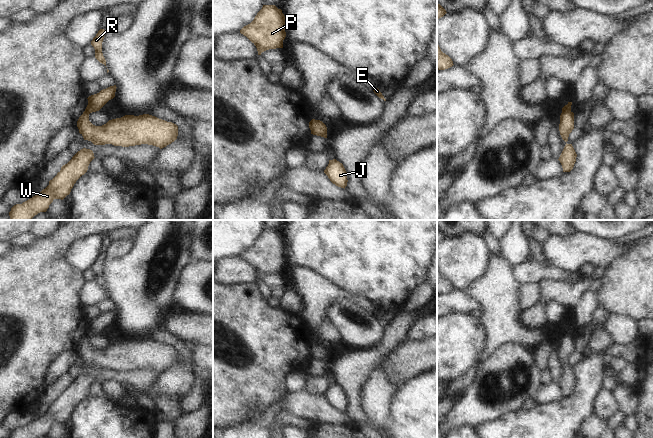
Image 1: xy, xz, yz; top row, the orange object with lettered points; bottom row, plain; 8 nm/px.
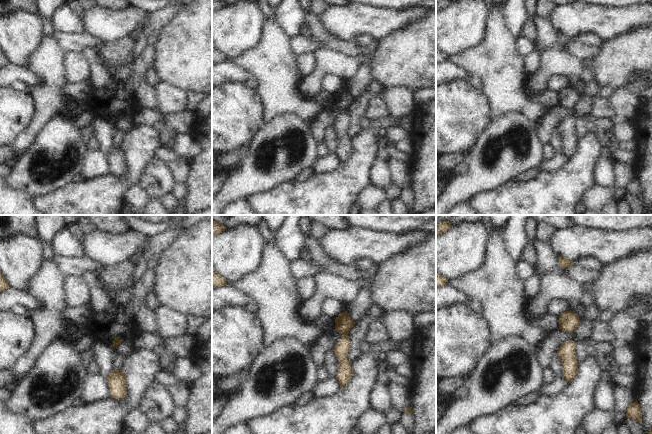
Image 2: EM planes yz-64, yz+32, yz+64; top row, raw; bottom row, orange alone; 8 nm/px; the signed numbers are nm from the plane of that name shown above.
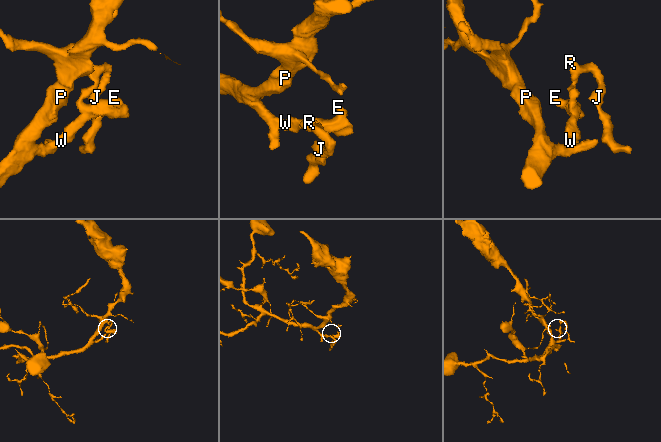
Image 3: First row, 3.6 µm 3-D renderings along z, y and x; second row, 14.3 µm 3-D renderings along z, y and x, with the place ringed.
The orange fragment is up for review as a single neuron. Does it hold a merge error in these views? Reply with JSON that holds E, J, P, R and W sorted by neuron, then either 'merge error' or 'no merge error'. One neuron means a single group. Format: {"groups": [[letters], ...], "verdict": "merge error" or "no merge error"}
{"groups": [["E", "P", "W"], ["J", "R"]], "verdict": "merge error"}

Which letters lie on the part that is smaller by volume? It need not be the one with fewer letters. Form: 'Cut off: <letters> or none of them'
Cut off: J, R

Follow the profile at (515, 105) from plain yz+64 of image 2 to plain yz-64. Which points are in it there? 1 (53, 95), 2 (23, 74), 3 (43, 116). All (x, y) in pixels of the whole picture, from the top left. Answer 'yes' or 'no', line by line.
1: yes
2: no
3: yes

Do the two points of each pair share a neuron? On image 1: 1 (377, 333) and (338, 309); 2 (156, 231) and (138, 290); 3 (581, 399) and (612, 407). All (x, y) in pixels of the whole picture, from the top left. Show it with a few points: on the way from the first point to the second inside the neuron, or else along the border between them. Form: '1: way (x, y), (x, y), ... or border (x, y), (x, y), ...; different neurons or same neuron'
1: way (367, 331), (360, 330), (348, 318); same neuron
2: way (155, 246), (151, 255), (144, 262), (144, 275); same neuron
3: border (602, 388), (596, 397), (593, 412); different neurons

